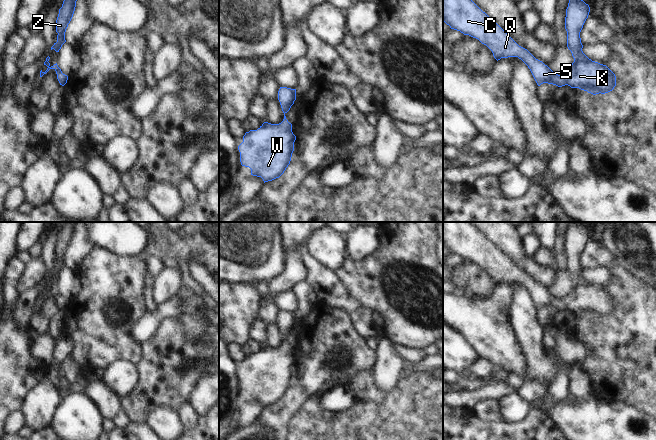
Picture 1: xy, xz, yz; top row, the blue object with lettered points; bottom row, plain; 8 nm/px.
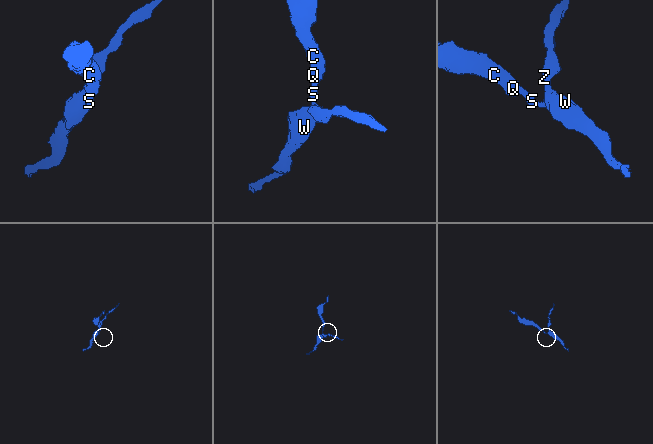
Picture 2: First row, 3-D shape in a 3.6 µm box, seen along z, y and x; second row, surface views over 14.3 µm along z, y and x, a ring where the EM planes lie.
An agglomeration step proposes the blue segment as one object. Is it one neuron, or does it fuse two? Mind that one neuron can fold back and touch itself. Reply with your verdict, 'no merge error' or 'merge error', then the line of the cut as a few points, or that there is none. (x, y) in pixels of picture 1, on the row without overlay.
no merge error; no cut

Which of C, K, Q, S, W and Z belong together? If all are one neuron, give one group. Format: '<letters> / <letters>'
C K Q S W Z

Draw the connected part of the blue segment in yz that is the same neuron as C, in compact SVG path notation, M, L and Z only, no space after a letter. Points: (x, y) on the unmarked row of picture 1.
M443 222L443 245L451 253L478 263L492 275L497 285L501 282L518 281L528 290L538 310L543 307L558 311L568 309L593 319L605 318L616 310L615 298L606 289L589 283L582 275L580 256L589 236L589 229L580 222L569 223L565 253L567 271L574 286L566 298L558 299L527 273L519 270L470 222Z

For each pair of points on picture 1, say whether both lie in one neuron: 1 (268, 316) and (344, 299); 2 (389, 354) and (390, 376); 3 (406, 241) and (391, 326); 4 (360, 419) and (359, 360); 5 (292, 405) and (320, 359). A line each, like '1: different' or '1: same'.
1: different
2: same
3: same
4: different
5: same

